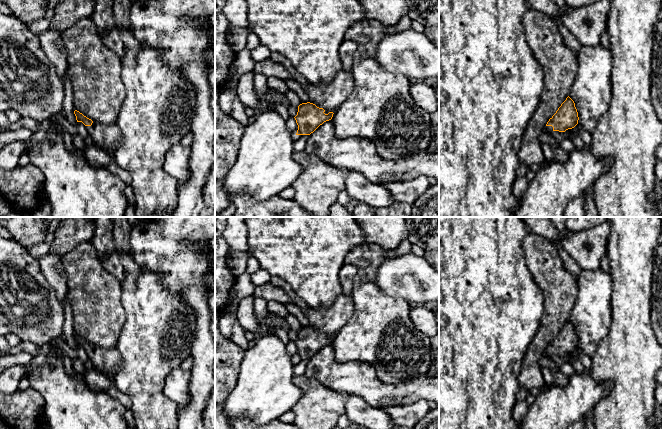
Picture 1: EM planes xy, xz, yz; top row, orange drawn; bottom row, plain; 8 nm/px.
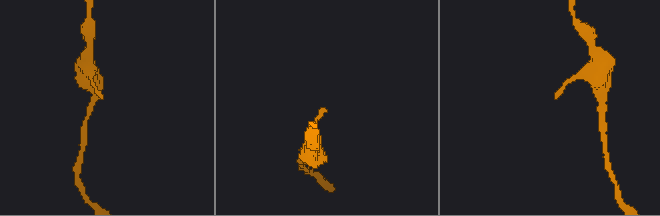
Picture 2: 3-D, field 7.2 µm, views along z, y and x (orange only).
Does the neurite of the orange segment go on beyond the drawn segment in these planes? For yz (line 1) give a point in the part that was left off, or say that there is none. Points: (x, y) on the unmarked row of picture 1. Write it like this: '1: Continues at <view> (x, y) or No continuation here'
1: Continues at yz (548, 353)

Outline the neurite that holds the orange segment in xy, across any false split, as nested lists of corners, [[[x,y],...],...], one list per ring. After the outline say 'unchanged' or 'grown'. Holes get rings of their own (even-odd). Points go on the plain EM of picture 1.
[[[77,334],[74,335],[74,338],[77,346],[82,346],[86,350],[89,360],[93,362],[100,372],[114,376],[120,369],[121,358],[117,349],[105,349],[93,346]]]; grown

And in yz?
[[[568,320],[547,346],[545,356],[547,358],[550,358],[552,355],[565,356],[568,353],[574,352],[578,348],[578,344],[579,341],[575,327]]]; grown

